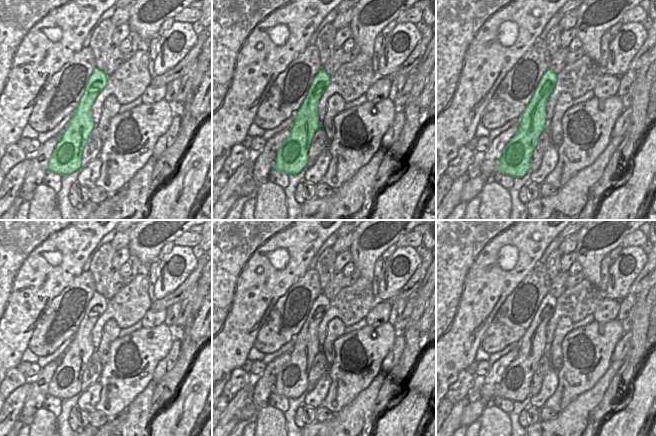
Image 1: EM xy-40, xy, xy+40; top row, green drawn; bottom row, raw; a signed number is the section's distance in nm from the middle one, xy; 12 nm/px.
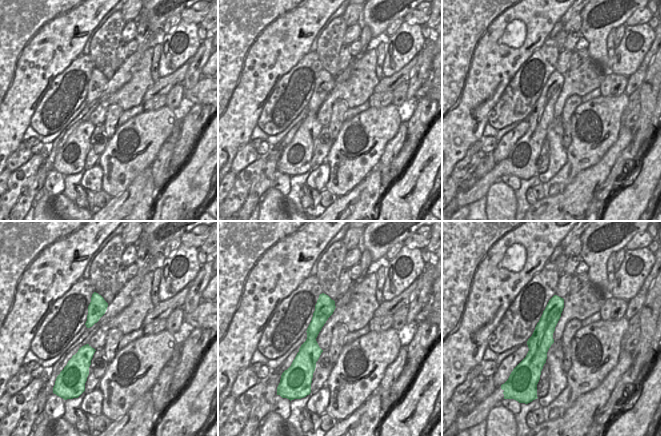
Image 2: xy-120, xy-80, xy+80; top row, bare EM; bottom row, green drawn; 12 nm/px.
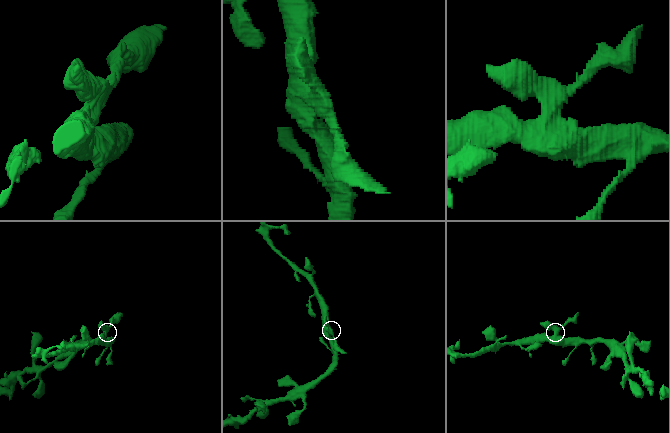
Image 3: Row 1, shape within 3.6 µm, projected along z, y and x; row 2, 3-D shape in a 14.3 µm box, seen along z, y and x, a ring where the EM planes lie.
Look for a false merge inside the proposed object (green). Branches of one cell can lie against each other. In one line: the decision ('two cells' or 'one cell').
two cells

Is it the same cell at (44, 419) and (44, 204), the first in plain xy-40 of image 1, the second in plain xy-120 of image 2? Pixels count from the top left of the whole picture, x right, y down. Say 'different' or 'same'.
same

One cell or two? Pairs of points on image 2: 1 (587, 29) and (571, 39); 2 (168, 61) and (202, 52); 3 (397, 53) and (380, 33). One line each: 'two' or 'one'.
1: two
2: two
3: two

